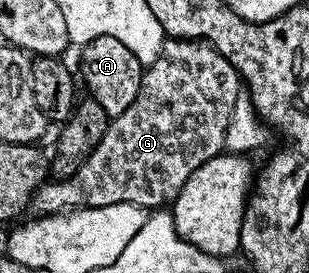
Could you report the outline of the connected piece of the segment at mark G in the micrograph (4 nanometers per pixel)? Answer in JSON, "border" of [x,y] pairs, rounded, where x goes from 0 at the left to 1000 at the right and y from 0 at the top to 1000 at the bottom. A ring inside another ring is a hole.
{"border":[[[540,143],[531,147],[528,179],[515,194],[515,212],[492,234],[472,242],[463,300],[443,333],[443,363],[430,363],[430,377],[417,392],[405,392],[398,418],[369,432],[350,454],[340,495],[327,509],[327,524],[314,524],[314,538],[301,553],[301,568],[288,568],[288,582],[275,582],[275,597],[262,597],[262,626],[249,626],[243,648],[227,648],[220,663],[155,659],[129,692],[100,722],[94,755],[97,777],[117,799],[175,795],[184,780],[214,780],[227,769],[259,758],[285,766],[311,766],[314,758],[353,758],[366,744],[430,744],[466,758],[528,758],[537,744],[563,740],[566,718],[586,700],[586,685],[599,685],[599,670],[612,656],[612,641],[625,641],[625,626],[638,626],[638,612],[650,612],[650,597],[663,597],[676,582],[706,575],[728,546],[728,495],[741,465],[741,436],[754,421],[754,392],[767,377],[767,348],[780,337],[780,286],[767,256],[761,256],[741,227],[696,179],[680,158],[647,158],[631,143]]]}

